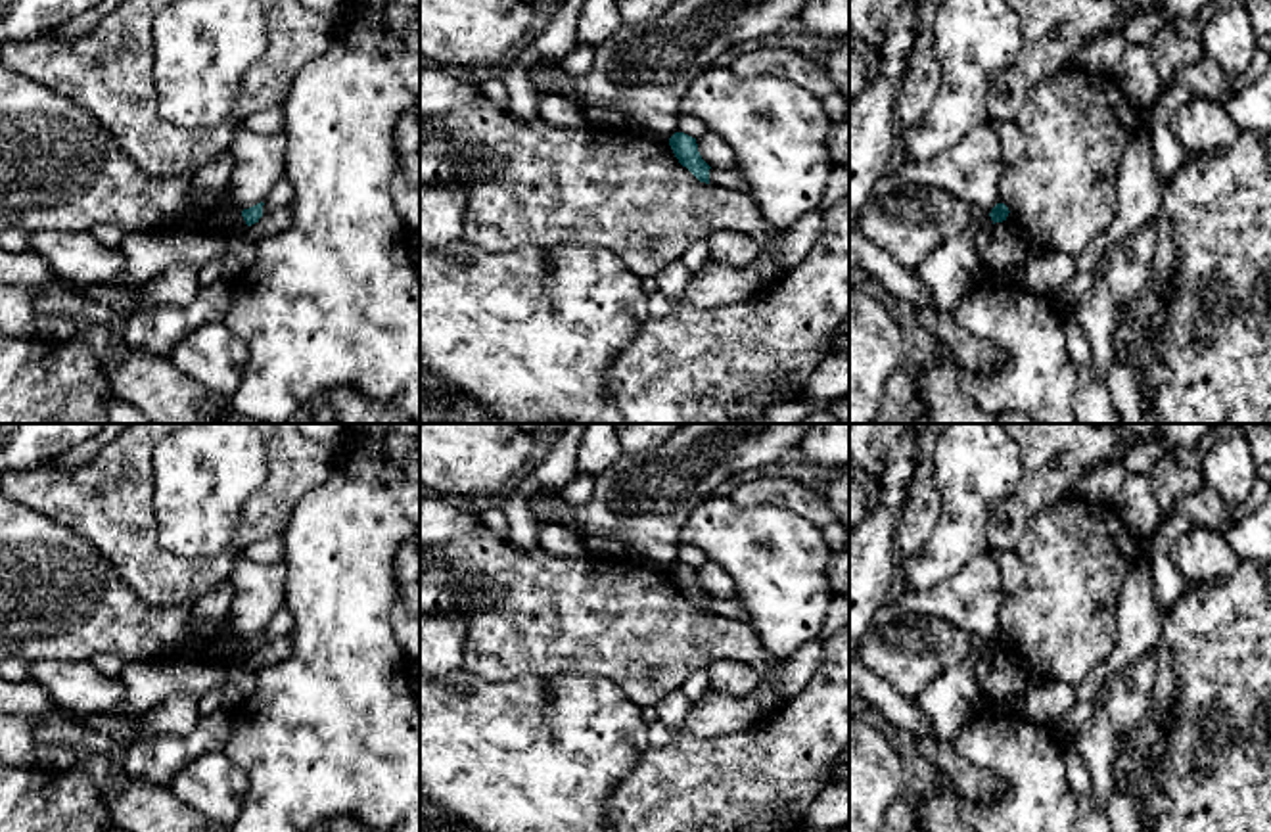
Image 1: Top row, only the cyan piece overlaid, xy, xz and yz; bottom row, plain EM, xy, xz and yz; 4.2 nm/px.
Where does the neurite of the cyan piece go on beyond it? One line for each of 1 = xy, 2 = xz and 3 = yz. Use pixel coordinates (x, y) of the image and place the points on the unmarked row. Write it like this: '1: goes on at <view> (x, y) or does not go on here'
1: does not go on here
2: does not go on here
3: does not go on here

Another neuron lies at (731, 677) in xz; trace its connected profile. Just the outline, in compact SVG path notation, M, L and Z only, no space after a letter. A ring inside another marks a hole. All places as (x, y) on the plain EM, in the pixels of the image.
M721 659L709 665L711 688L723 694L744 698L755 692L761 673L746 667L740 661Z

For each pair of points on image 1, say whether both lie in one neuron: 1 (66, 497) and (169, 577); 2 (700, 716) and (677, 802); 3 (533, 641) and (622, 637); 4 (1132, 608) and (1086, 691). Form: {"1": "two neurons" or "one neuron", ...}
{"1": "one neuron", "2": "two neurons", "3": "one neuron", "4": "one neuron"}

